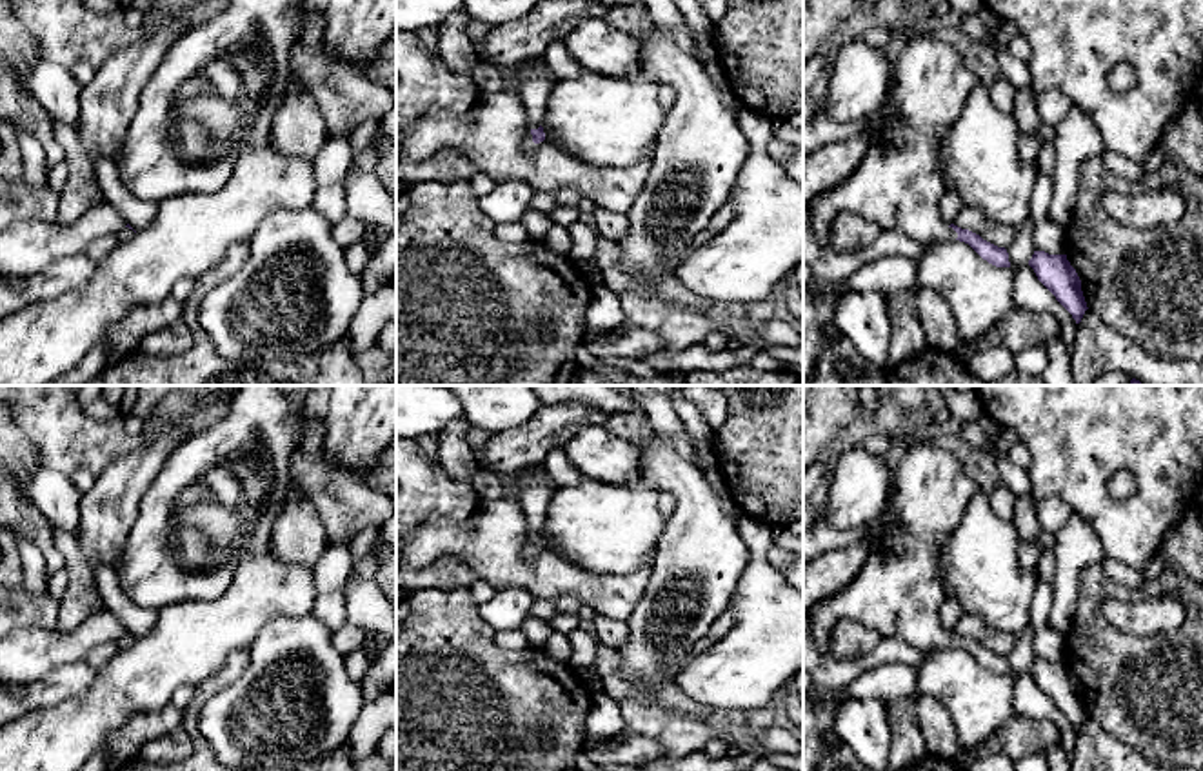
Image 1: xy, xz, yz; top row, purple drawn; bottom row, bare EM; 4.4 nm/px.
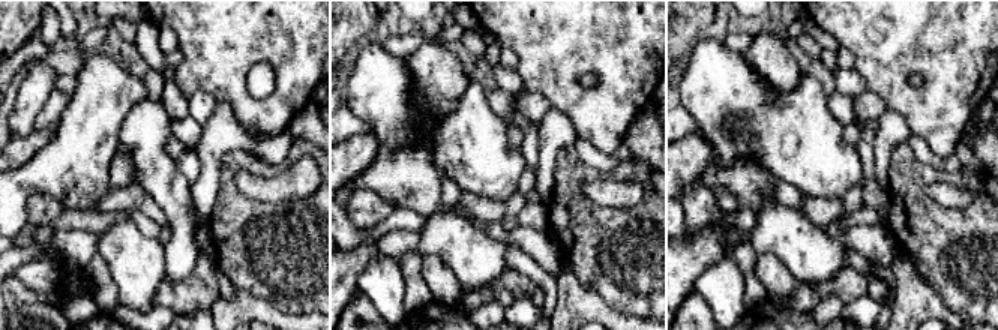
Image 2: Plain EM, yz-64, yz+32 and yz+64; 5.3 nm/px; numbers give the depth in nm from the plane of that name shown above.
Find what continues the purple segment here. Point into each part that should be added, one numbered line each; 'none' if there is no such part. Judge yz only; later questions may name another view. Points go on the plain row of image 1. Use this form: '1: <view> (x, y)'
1: yz (898, 591)

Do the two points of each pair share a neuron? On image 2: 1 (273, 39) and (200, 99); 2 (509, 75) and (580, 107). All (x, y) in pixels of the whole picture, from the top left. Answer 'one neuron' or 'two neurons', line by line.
1: two neurons
2: two neurons

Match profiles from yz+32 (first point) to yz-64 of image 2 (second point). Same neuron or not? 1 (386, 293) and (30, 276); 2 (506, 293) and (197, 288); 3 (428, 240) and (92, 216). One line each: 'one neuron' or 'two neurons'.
1: one neuron
2: one neuron
3: two neurons

